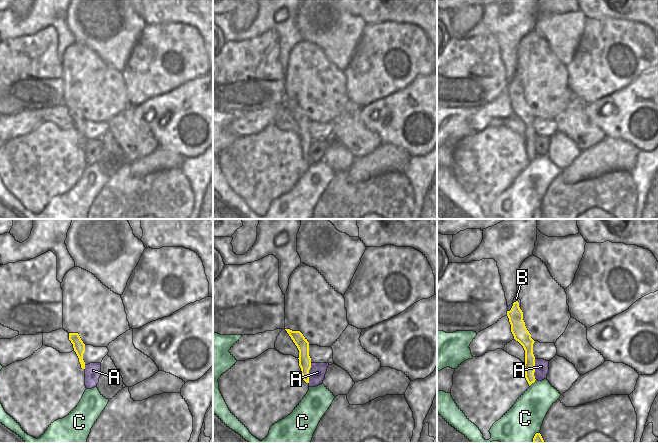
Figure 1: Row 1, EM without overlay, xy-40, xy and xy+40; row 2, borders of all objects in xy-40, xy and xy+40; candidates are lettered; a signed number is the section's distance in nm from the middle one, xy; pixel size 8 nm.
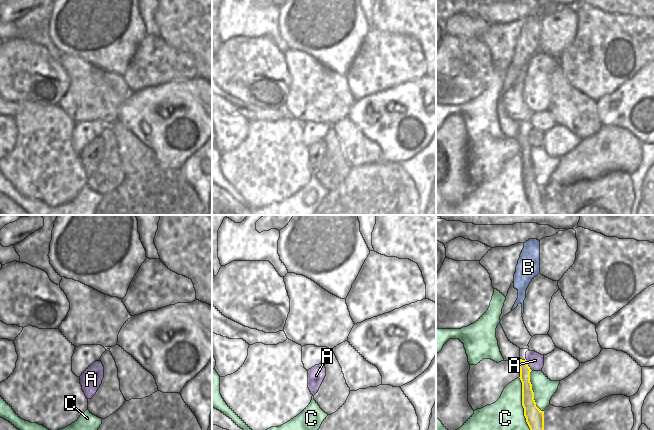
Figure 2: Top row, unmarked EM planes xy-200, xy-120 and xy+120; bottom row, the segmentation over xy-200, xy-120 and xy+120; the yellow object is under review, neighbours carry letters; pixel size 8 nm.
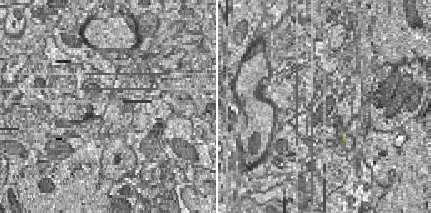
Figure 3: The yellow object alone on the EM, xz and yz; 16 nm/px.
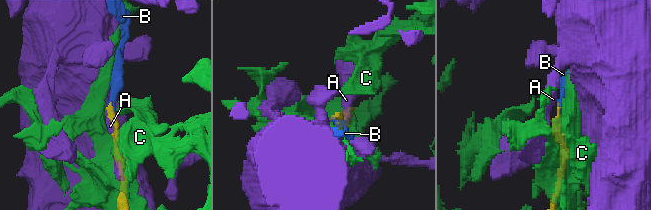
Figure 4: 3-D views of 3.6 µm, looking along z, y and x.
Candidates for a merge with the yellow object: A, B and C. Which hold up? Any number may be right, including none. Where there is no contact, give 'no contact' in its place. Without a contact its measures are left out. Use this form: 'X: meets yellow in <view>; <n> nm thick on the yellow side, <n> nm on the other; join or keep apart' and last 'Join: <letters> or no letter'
A: meets yellow in xy+40; 100 nm thick on the yellow side, 110 nm on the other; keep apart
B: meets yellow in xy+40; 120 nm thick on the yellow side, 40 nm on the other; join
C: meets yellow in xy+40; 100 nm thick on the yellow side, 260 nm on the other; keep apart
Join: B

